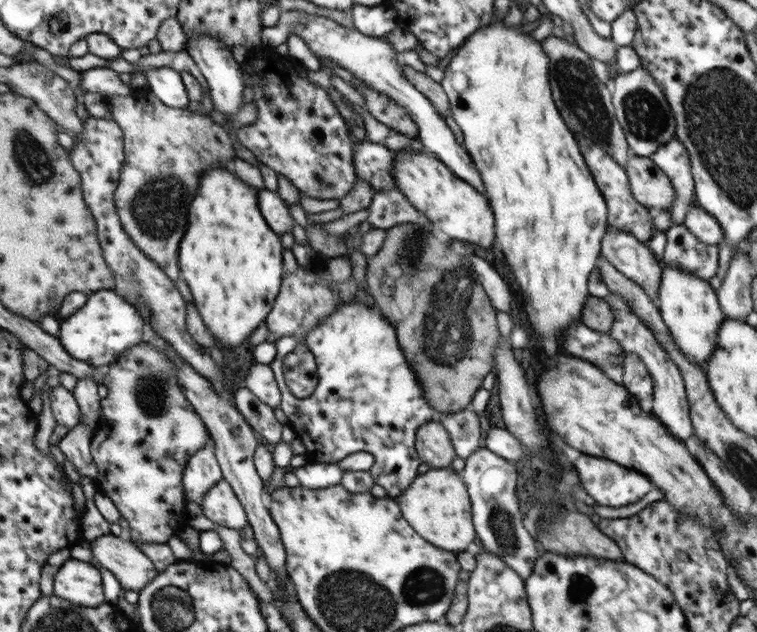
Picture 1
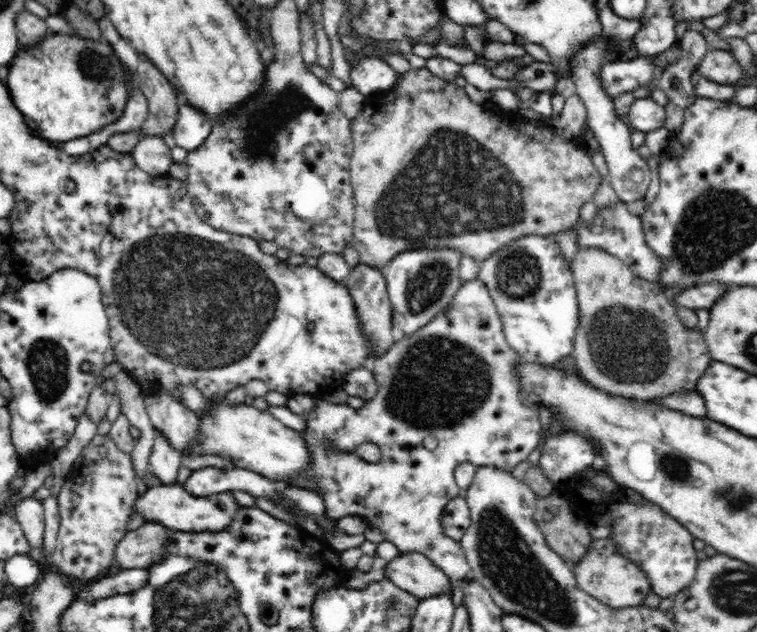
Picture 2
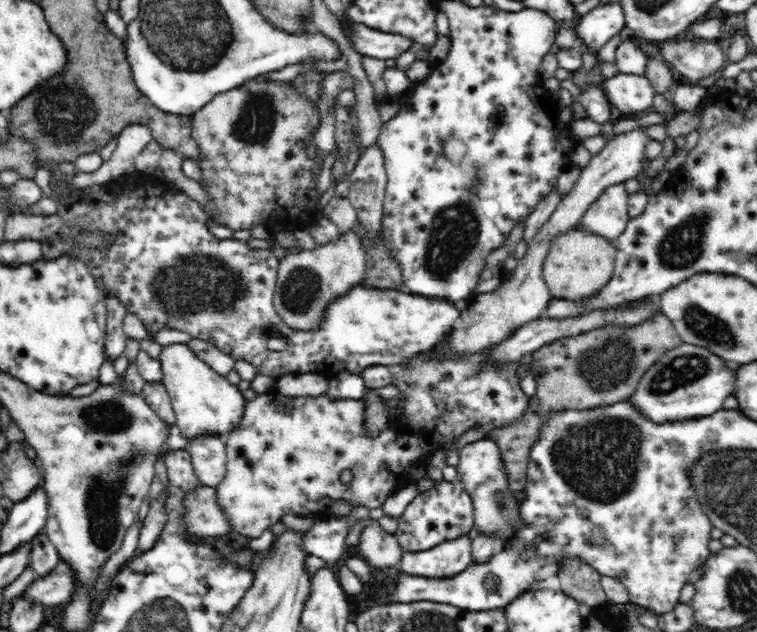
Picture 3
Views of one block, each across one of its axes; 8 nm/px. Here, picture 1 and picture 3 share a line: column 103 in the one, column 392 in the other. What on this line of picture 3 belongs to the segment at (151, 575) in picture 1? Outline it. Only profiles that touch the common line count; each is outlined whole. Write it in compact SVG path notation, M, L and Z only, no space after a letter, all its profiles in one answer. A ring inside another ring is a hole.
M368 518L357 544L361 557L371 568L387 570L396 566L404 550L394 535L385 532L378 521Z

